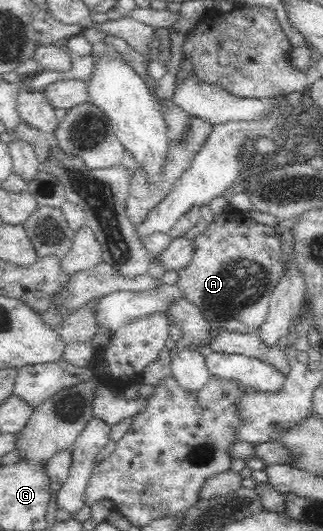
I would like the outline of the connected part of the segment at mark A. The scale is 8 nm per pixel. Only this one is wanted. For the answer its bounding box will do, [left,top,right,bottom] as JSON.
[177,192,284,333]

